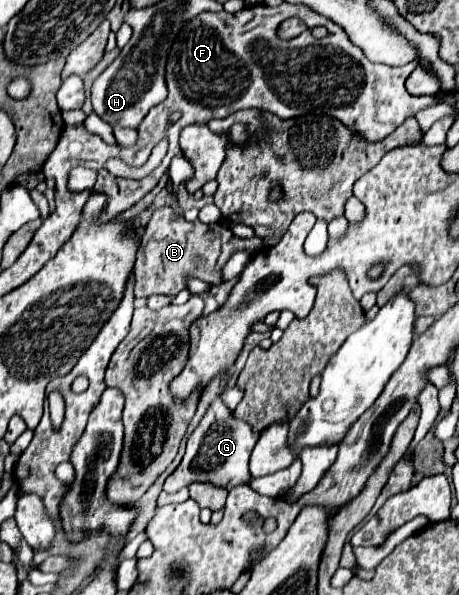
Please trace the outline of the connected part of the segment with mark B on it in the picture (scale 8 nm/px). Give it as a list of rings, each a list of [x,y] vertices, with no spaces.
[[[171,207],[155,209],[147,229],[143,245],[137,251],[135,261],[135,297],[151,295],[177,295],[185,287],[185,277],[199,277],[209,285],[221,283],[221,267],[239,249],[261,249],[261,239],[239,239],[231,229],[221,223],[201,223],[185,221],[181,215],[173,213]]]

